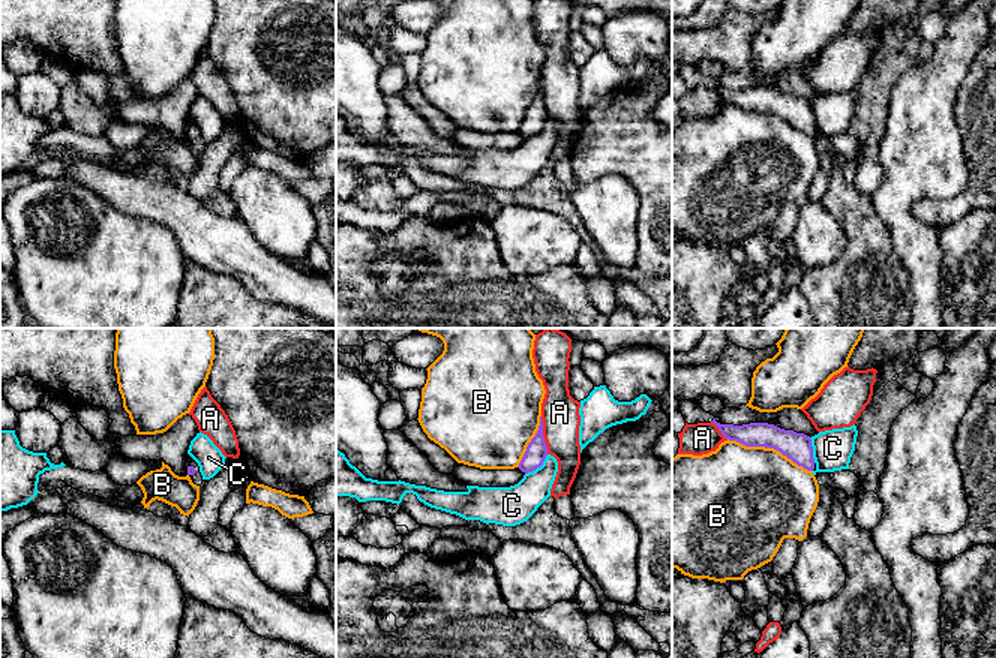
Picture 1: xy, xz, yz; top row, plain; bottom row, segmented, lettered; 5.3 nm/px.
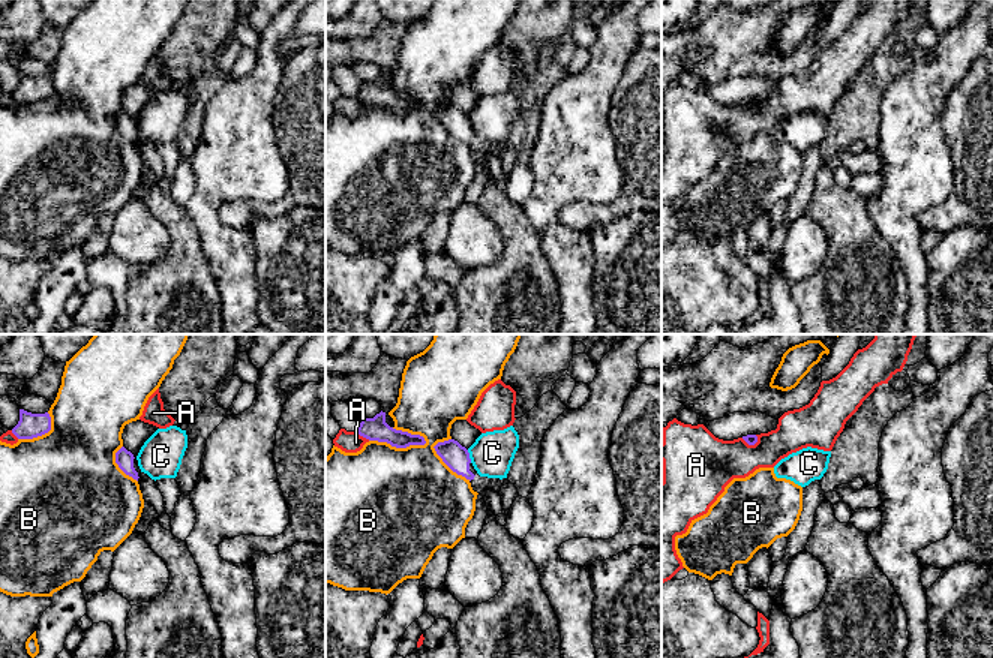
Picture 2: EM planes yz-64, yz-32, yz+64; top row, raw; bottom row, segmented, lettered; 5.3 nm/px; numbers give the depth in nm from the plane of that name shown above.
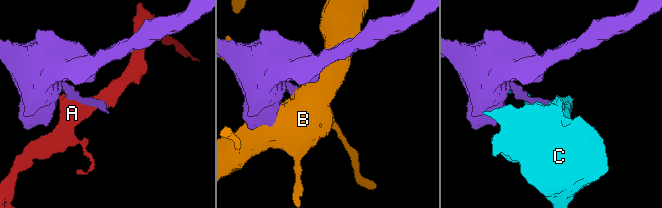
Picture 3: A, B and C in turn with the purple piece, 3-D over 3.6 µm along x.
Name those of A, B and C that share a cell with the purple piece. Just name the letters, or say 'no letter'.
no letter

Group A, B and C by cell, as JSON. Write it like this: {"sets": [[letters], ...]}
{"sets": [["A"], ["B"], ["C"]]}

